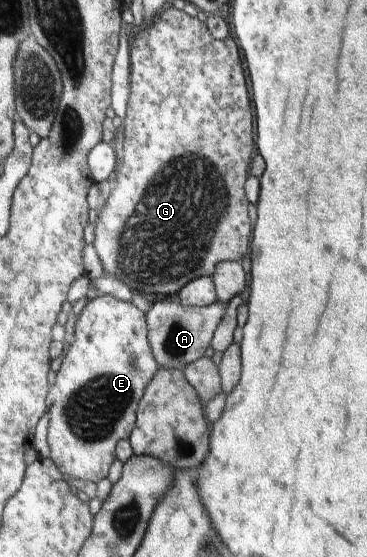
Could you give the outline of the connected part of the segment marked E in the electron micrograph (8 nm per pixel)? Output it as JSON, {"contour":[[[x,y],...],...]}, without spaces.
{"contour":[[[111,295],[89,300],[75,323],[75,341],[63,353],[61,367],[57,369],[55,383],[48,392],[49,430],[47,443],[51,460],[59,472],[73,479],[97,484],[106,479],[116,460],[116,446],[121,440],[130,440],[136,427],[136,413],[149,381],[158,371],[157,361],[151,352],[146,313],[139,311],[130,301],[121,301]]]}

